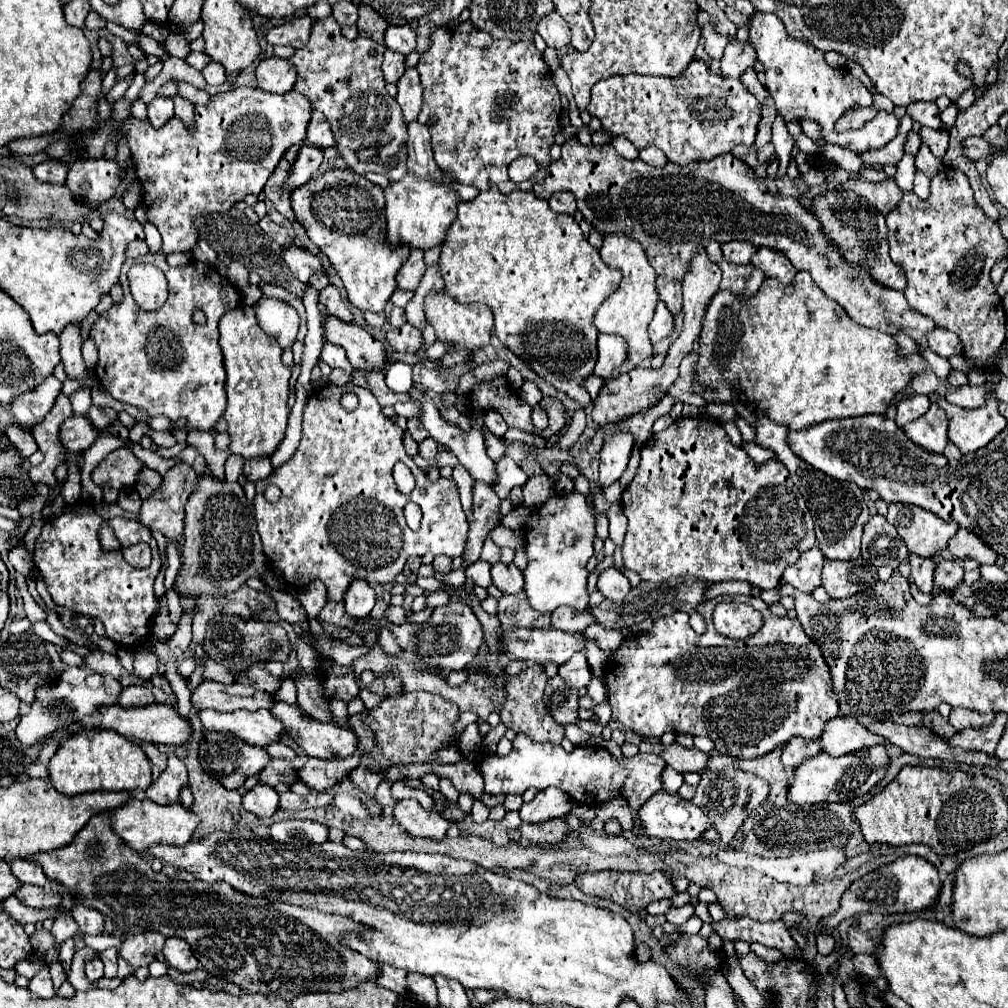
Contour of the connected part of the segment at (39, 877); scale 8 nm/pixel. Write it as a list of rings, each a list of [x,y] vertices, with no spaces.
[[[13,859],[11,861],[11,871],[21,883],[31,883],[31,885],[39,885],[39,887],[43,887],[47,883],[47,877],[45,877],[41,865],[37,865],[33,861]]]

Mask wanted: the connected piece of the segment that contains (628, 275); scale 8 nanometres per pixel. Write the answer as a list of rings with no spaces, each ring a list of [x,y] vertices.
[[[609,233],[603,237],[603,247],[599,249],[605,263],[619,269],[623,273],[623,281],[619,289],[605,299],[605,303],[595,313],[595,325],[599,333],[615,333],[627,339],[629,343],[629,363],[637,365],[643,359],[653,355],[651,341],[647,337],[647,325],[653,319],[655,305],[659,301],[659,293],[655,289],[655,273],[647,261],[645,251],[641,249],[639,241],[631,239],[625,233]]]

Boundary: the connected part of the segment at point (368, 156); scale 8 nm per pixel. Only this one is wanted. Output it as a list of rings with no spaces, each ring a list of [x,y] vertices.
[[[325,17],[315,21],[309,43],[297,49],[289,61],[297,69],[297,83],[293,89],[297,89],[297,93],[305,93],[305,97],[313,101],[313,109],[325,113],[337,141],[337,149],[347,161],[349,169],[359,175],[379,173],[389,181],[397,181],[407,175],[407,129],[399,103],[385,89],[385,79],[381,73],[383,51],[385,47],[369,37],[357,37],[355,41],[345,39],[337,21],[333,21],[333,17]]]

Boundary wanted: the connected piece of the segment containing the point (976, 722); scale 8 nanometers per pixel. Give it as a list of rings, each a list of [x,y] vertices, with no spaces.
[[[957,707],[951,711],[949,715],[949,723],[957,729],[963,731],[967,727],[981,727],[981,725],[989,725],[989,721],[993,721],[995,713],[979,713],[979,711],[969,711],[965,707]]]

